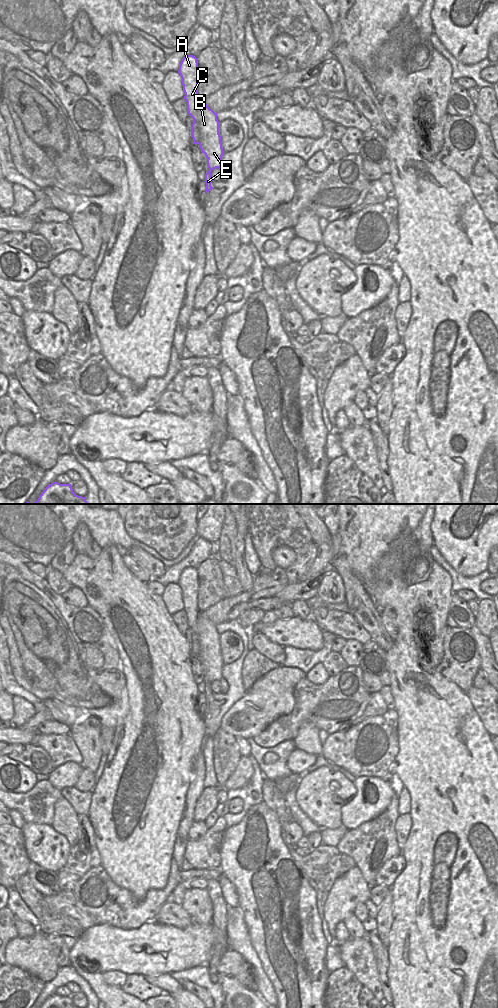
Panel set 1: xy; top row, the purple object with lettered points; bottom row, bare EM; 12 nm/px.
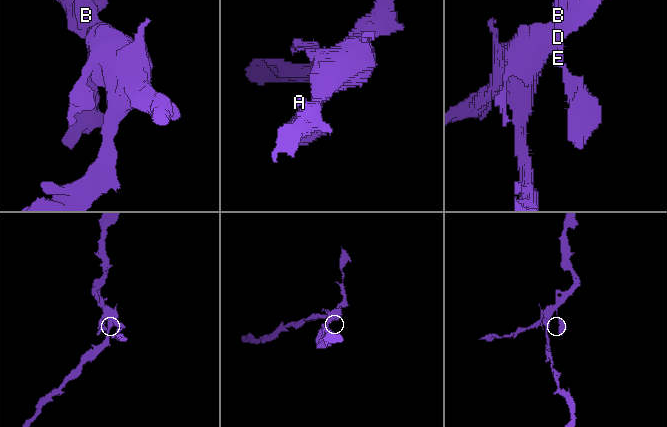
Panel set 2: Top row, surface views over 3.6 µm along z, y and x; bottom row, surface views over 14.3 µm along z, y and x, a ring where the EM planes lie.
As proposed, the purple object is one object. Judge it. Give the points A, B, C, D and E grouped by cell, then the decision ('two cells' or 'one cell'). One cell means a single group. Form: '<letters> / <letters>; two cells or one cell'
A B C D E; one cell

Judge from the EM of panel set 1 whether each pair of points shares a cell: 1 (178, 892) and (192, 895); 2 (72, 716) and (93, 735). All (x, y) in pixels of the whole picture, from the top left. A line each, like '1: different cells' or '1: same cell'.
1: different cells
2: different cells

